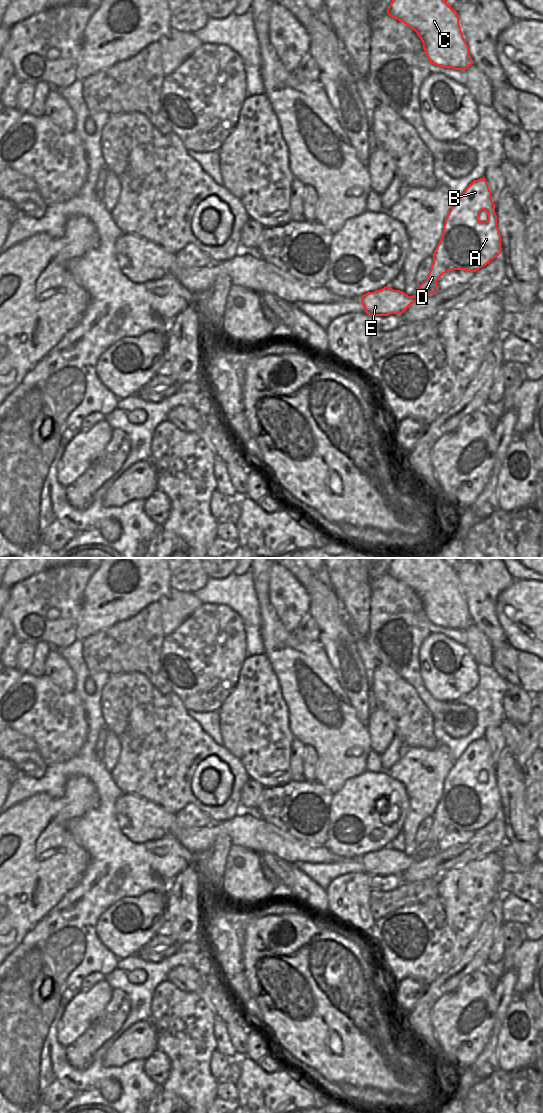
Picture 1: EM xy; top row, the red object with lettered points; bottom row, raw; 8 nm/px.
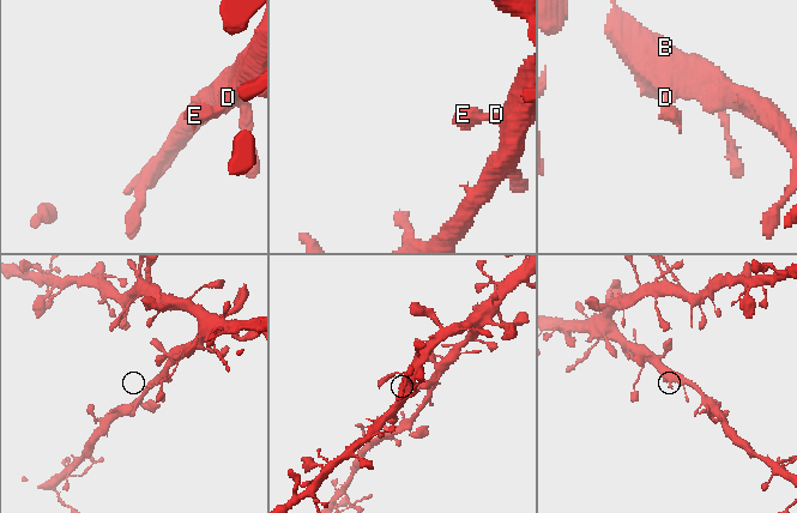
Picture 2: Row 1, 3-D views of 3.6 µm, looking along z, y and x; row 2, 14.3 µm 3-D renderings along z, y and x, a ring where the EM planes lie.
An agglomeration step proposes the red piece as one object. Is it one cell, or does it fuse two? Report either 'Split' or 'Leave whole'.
Leave whole

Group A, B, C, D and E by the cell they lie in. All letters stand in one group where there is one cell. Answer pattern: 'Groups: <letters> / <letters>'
Groups: A B C D E

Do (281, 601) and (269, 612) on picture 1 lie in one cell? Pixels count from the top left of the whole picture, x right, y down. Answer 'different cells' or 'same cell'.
different cells

